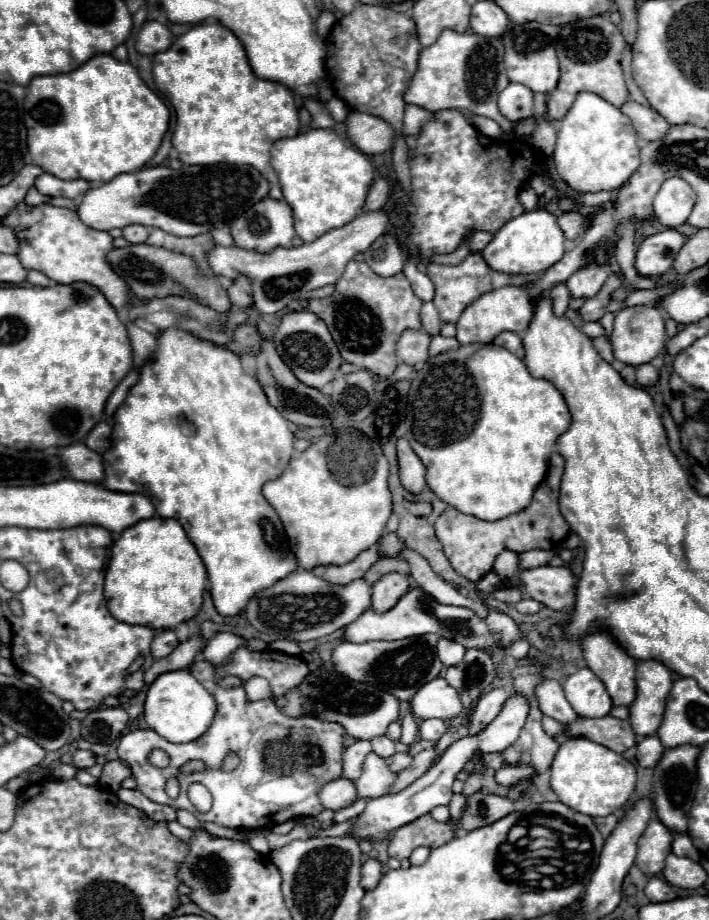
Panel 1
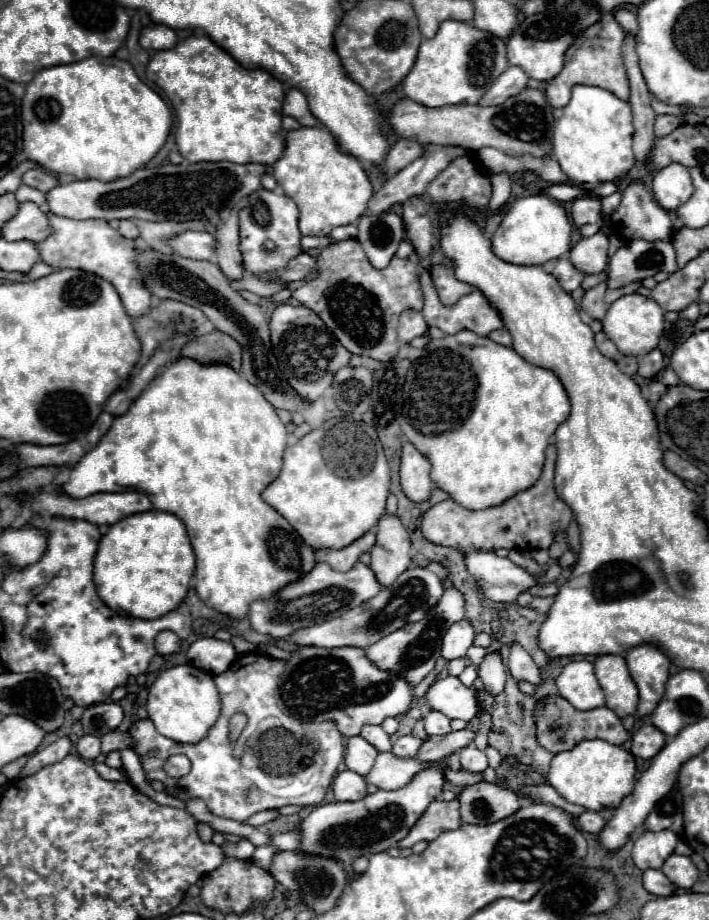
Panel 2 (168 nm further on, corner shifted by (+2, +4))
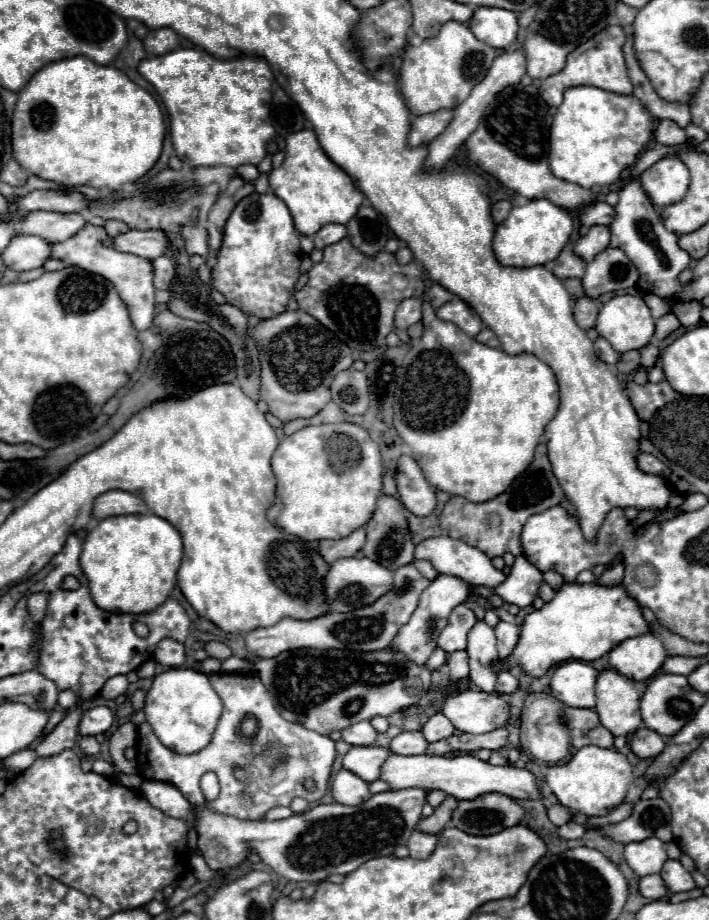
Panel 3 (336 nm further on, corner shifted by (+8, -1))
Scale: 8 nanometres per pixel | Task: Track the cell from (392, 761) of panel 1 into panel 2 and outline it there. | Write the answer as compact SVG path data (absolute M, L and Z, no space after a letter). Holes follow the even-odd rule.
M408 733L408 735L398 737L398 741L392 747L392 753L398 755L398 757L416 757L420 745L422 745L422 739L418 739L416 735Z

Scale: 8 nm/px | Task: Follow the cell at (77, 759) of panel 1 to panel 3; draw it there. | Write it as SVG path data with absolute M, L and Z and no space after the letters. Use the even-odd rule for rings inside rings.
M82 736L78 746L80 746L80 752L84 756L96 756L98 750L100 750L100 744L98 744L98 740L94 736Z

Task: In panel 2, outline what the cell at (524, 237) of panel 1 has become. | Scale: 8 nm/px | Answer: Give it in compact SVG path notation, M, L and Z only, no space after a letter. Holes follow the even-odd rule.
M548 195L520 197L512 203L504 215L500 227L492 235L492 251L506 263L514 265L544 265L550 259L558 259L570 251L572 245L572 219L568 211L552 201Z

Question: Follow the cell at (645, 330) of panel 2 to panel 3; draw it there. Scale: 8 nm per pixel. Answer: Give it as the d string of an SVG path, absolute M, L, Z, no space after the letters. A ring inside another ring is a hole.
M612 296L600 310L596 332L606 338L616 352L642 350L654 336L654 320L646 302L638 296Z

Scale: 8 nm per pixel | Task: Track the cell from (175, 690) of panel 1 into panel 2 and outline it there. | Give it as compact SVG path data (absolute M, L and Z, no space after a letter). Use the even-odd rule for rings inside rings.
M176 665L164 669L148 693L148 717L154 721L156 731L178 743L202 741L220 715L220 695L210 673L192 665Z

